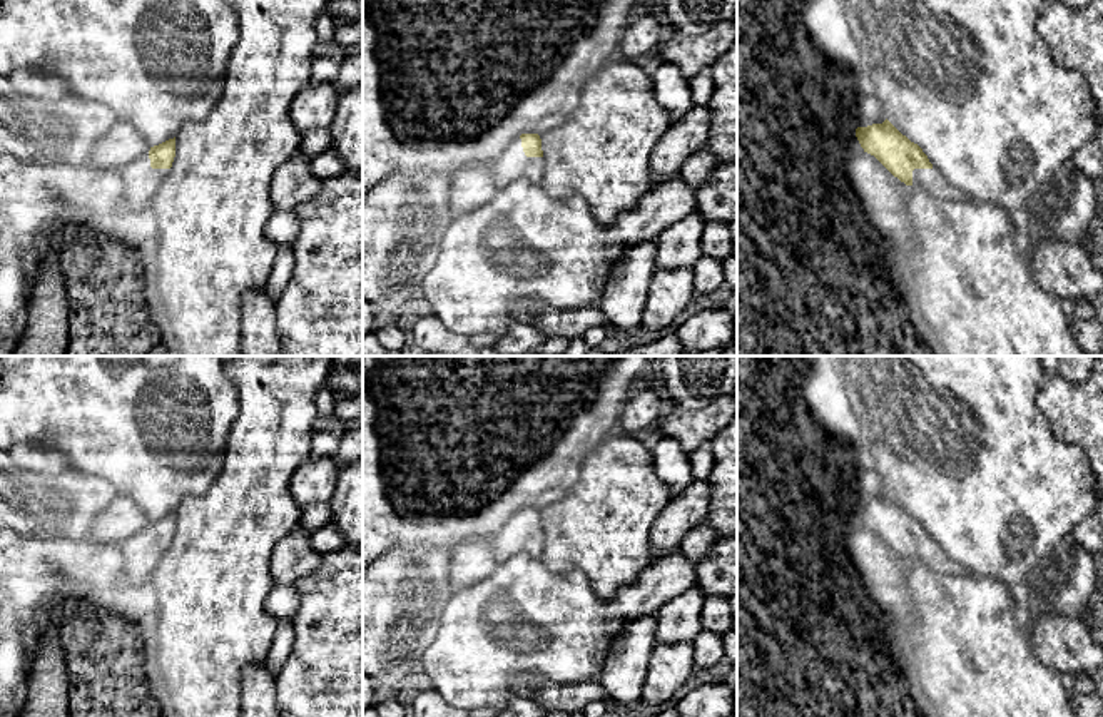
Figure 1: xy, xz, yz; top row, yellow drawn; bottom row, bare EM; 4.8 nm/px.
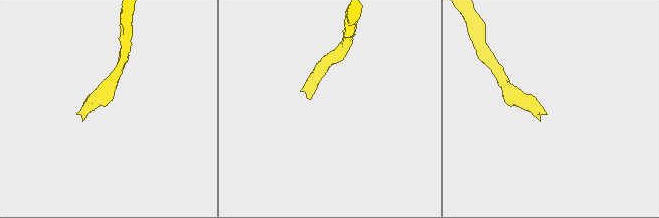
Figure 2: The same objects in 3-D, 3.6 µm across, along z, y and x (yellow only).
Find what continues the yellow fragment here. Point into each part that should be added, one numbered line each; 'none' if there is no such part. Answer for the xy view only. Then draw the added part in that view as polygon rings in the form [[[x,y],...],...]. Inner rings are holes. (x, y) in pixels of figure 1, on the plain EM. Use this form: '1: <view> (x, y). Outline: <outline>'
1: xy (141, 557). Outline: [[[149,528],[134,533],[122,542],[124,553],[122,575],[127,582],[139,585],[157,567],[170,543],[152,543]]]

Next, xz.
1: xz (512, 539). Outline: [[[518,510],[495,535],[493,552],[496,563],[503,563],[521,552],[533,558],[541,558],[543,531],[526,531],[521,521],[521,513]]]

